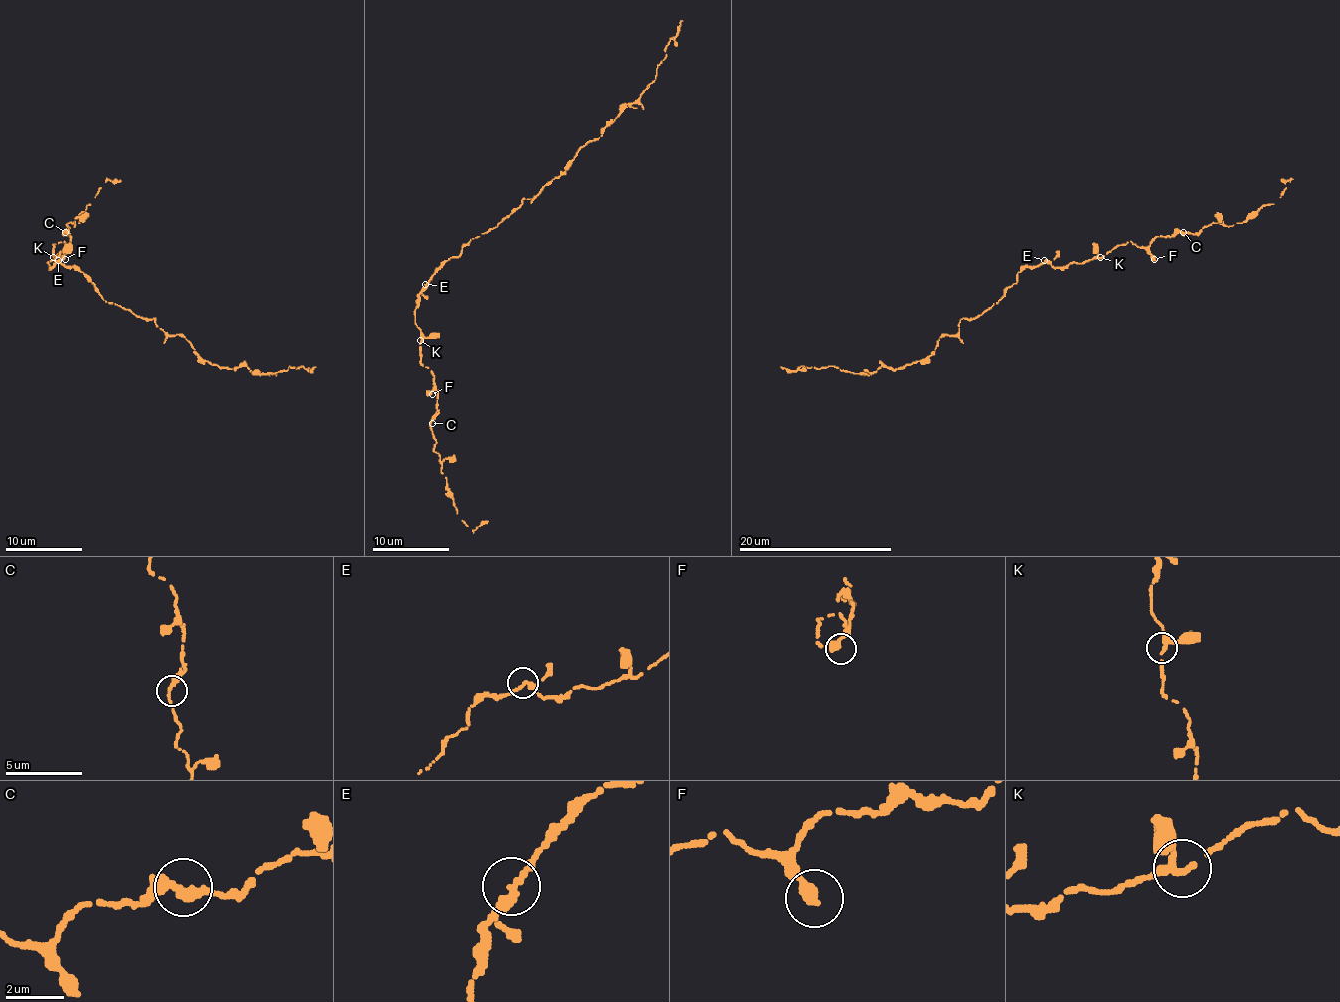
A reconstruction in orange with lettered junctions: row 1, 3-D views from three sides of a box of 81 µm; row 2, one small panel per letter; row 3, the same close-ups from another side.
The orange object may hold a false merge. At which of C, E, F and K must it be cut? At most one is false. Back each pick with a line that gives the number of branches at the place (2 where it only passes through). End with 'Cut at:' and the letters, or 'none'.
Cut at: none

